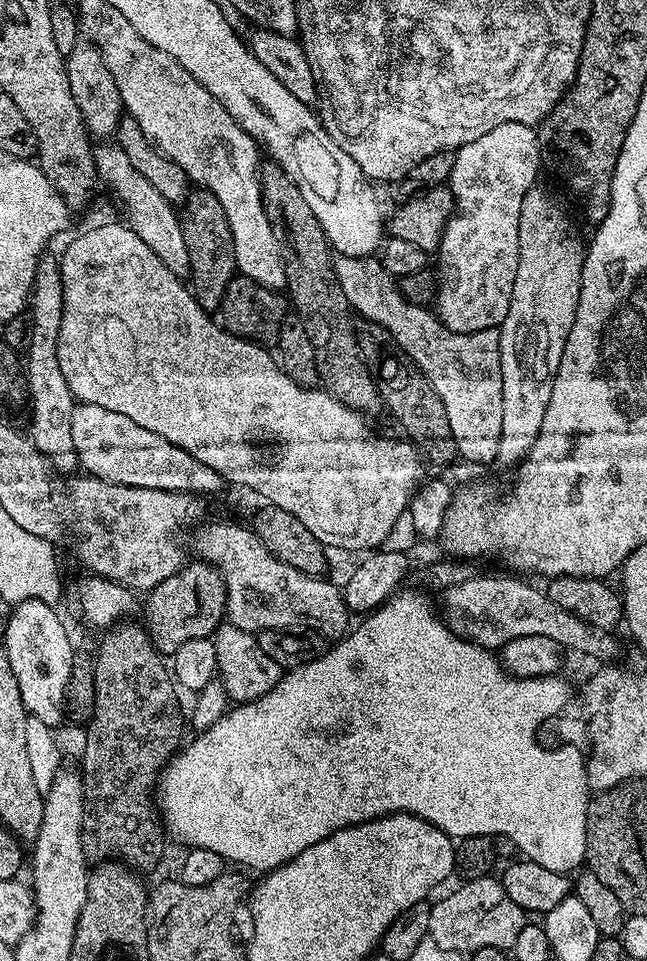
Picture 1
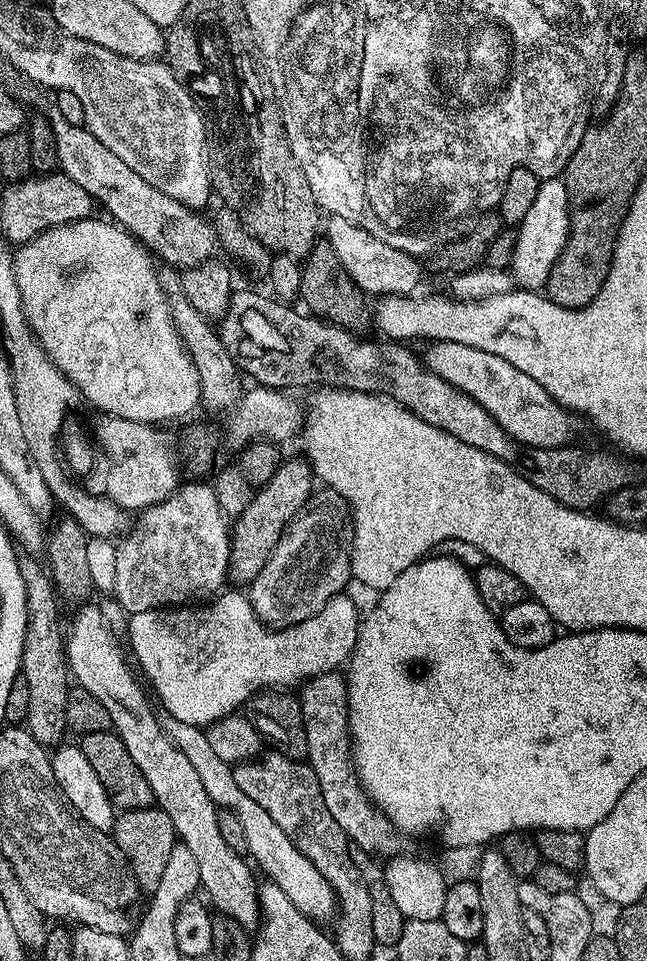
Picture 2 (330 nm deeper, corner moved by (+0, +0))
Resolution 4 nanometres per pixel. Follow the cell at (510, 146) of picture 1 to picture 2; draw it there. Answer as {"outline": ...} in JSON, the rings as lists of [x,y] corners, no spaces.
{"outline":[[[556,178],[541,179],[540,189],[530,202],[530,210],[520,219],[518,227],[515,229],[514,237],[516,245],[514,254],[510,261],[510,276],[516,280],[521,289],[540,290],[547,285],[550,278],[550,270],[554,262],[560,256],[564,243],[568,240],[568,195],[565,192],[563,179]]]}

